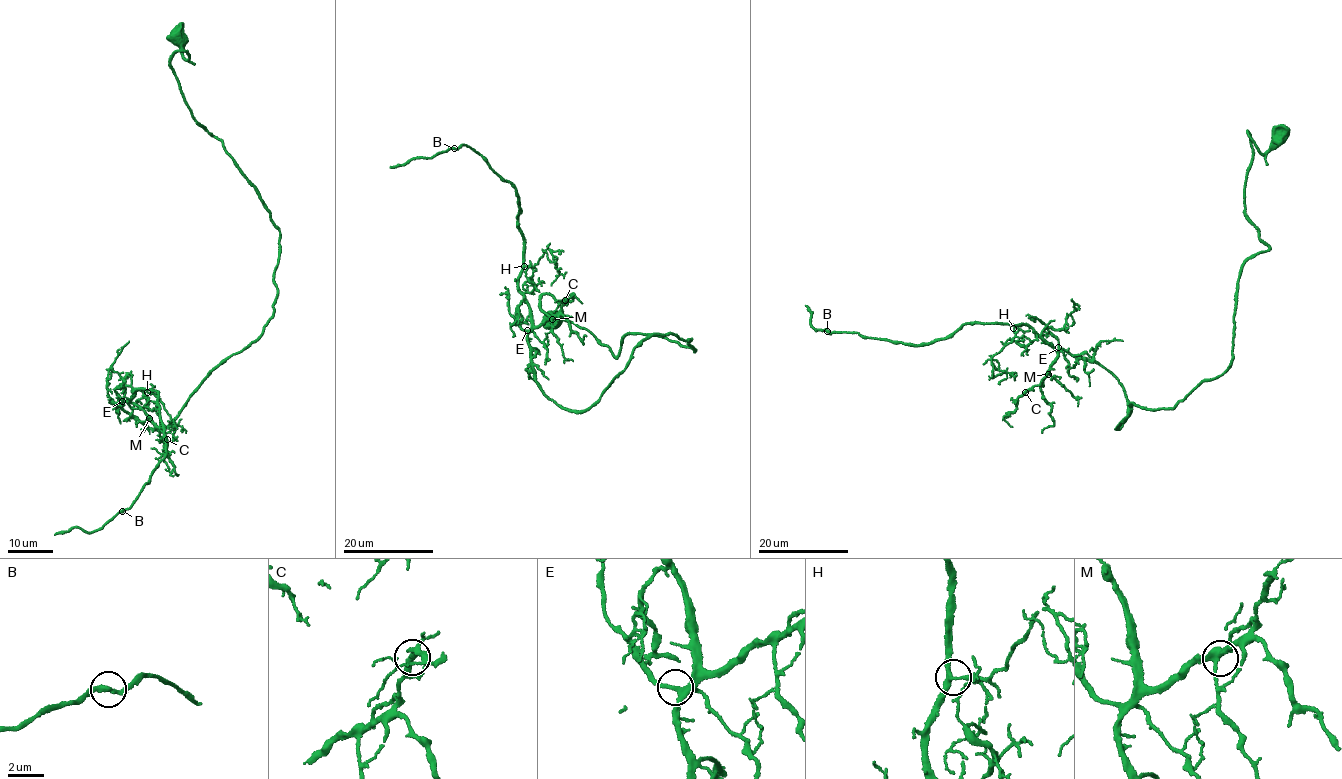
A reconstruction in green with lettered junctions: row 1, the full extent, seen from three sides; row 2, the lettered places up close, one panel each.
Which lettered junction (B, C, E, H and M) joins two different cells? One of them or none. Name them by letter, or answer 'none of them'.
none of them

